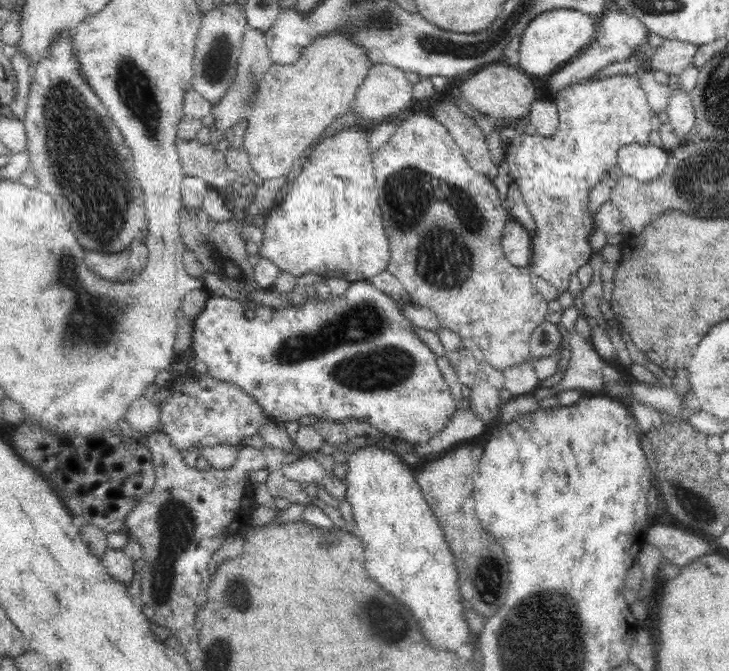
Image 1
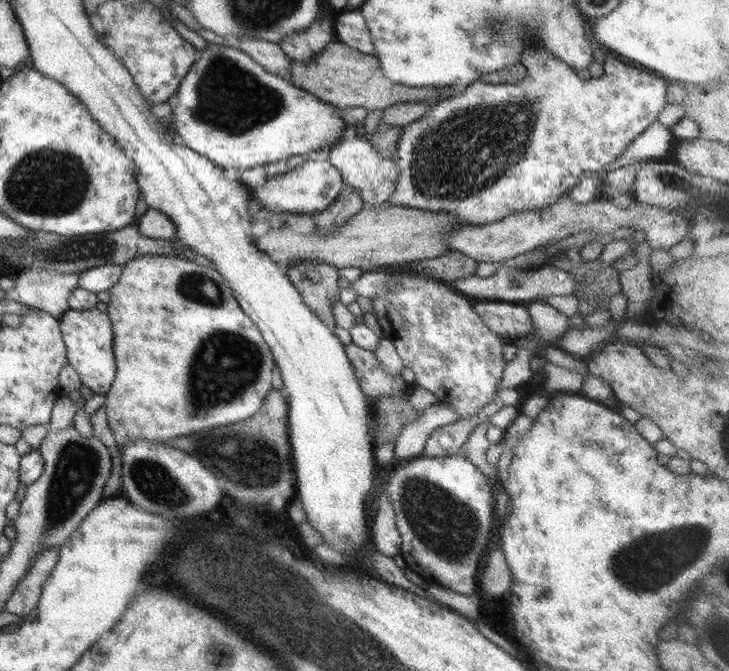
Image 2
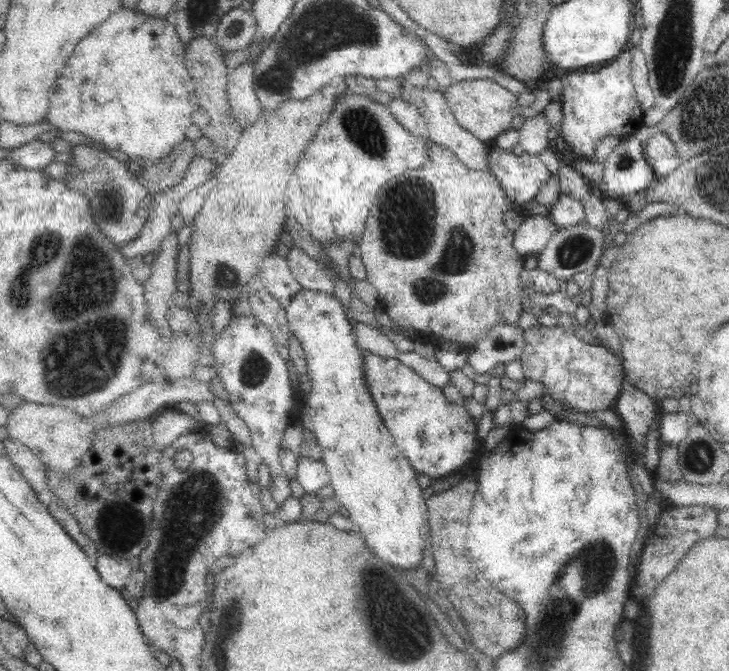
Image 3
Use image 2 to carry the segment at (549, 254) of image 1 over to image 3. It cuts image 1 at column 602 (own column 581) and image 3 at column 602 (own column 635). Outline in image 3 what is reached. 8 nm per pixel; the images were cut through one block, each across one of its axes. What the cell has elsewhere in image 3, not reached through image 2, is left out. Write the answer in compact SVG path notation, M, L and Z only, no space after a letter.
M626 48L608 64L595 69L576 70L560 78L563 86L560 96L563 112L561 136L581 159L594 156L602 138L628 138L644 126L643 110L631 82L631 60L632 53Z

